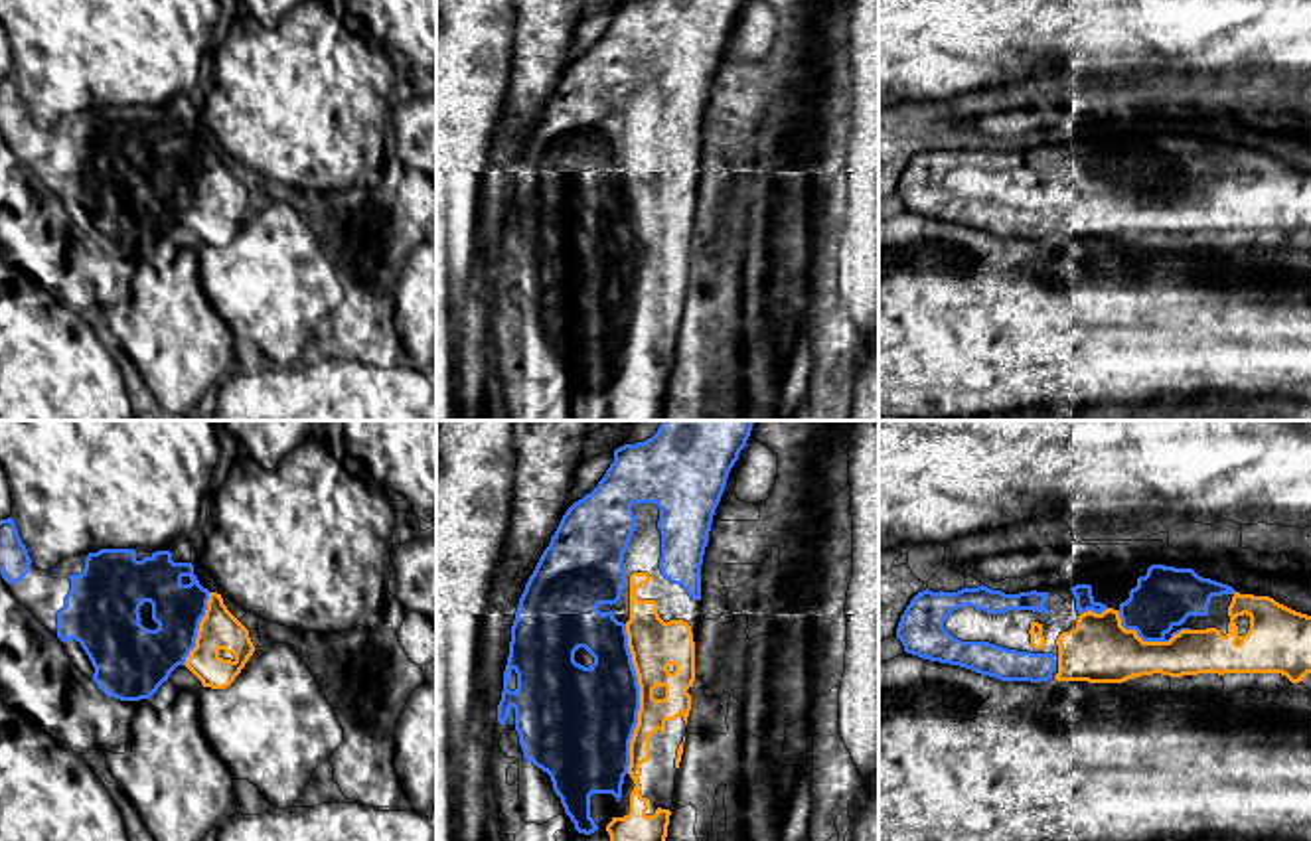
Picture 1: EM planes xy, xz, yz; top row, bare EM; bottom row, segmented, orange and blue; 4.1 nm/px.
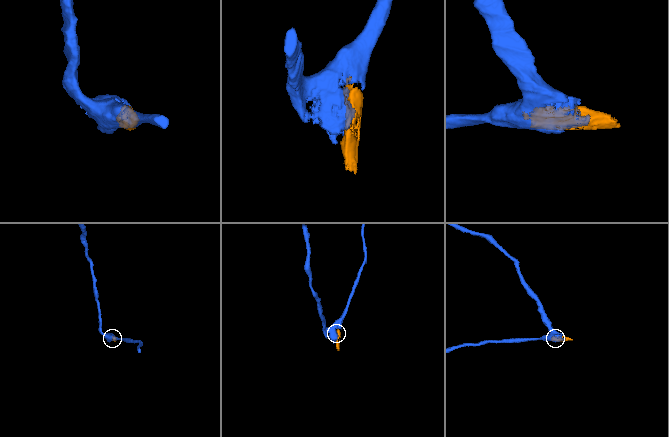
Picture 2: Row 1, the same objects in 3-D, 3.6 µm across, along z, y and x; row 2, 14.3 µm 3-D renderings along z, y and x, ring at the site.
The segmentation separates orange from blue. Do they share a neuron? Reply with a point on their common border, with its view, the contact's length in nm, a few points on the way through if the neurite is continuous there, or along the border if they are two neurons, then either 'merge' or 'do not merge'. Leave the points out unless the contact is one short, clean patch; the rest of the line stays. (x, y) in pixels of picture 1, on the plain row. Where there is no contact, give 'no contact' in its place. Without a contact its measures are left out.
meets orange in xz at (640, 257); contact 600 nm long; merge

